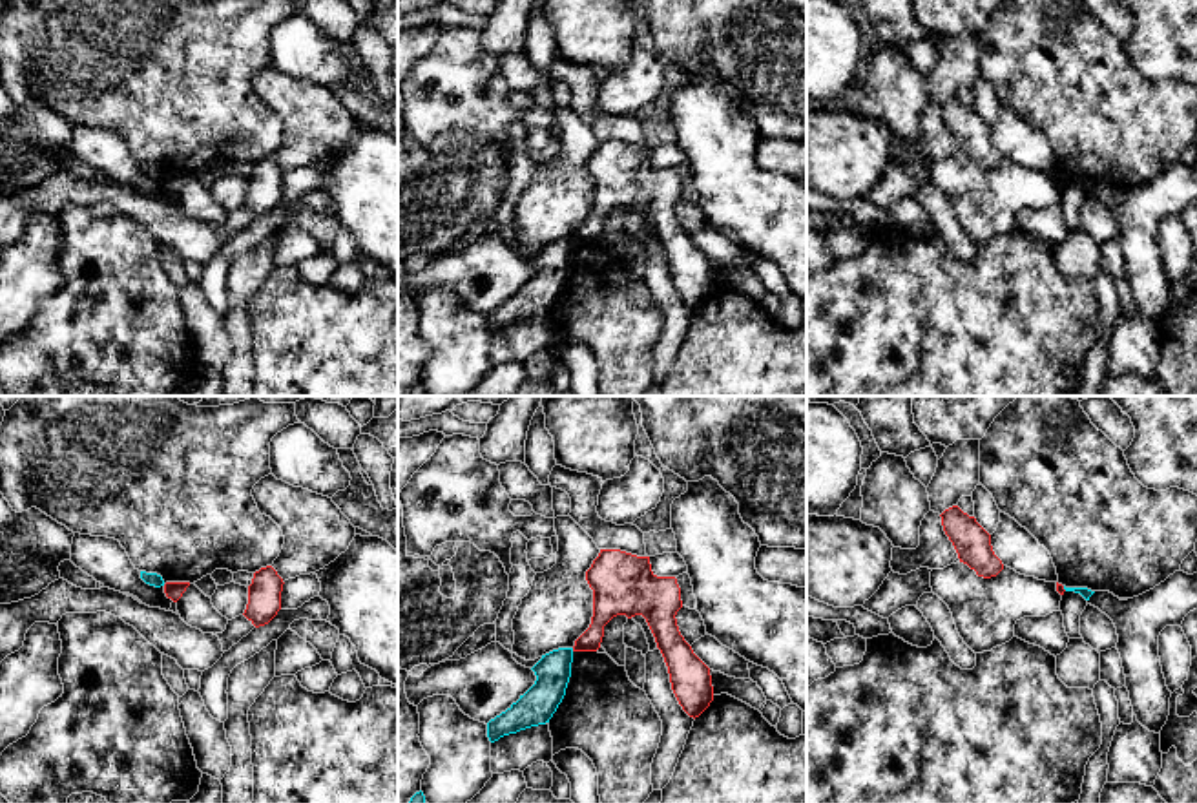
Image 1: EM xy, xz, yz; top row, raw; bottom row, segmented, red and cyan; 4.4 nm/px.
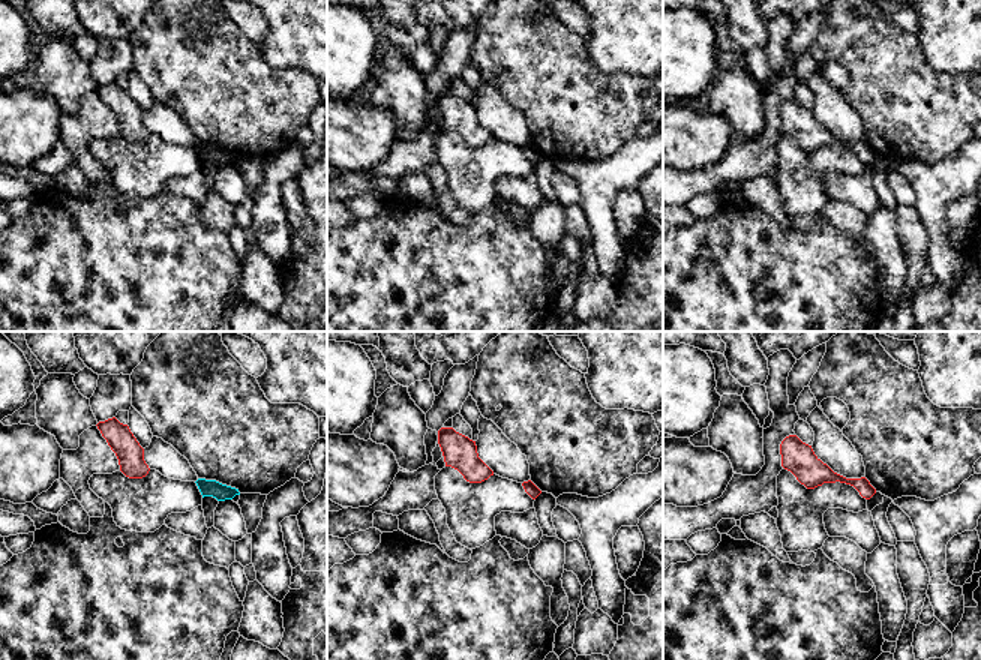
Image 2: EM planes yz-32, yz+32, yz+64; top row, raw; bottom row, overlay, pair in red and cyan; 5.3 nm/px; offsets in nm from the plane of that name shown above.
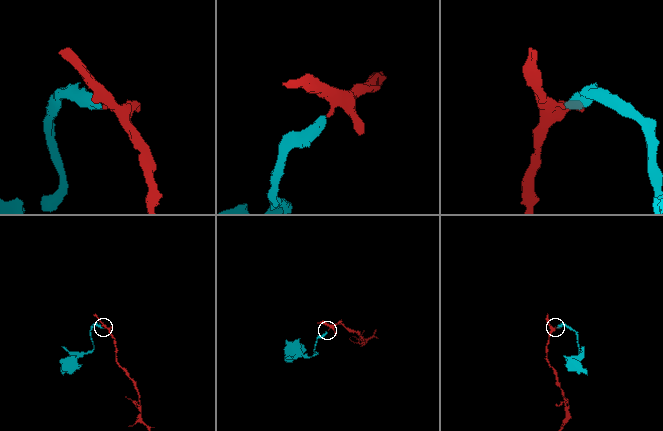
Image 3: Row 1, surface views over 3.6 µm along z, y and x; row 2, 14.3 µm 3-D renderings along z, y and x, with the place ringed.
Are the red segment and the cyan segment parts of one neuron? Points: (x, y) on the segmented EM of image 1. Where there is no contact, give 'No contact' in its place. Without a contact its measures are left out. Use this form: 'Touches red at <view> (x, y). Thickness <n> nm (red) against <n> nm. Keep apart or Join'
Touches red at yz (1062, 588). Thickness 40 nm (red) against 50 nm. Keep apart

